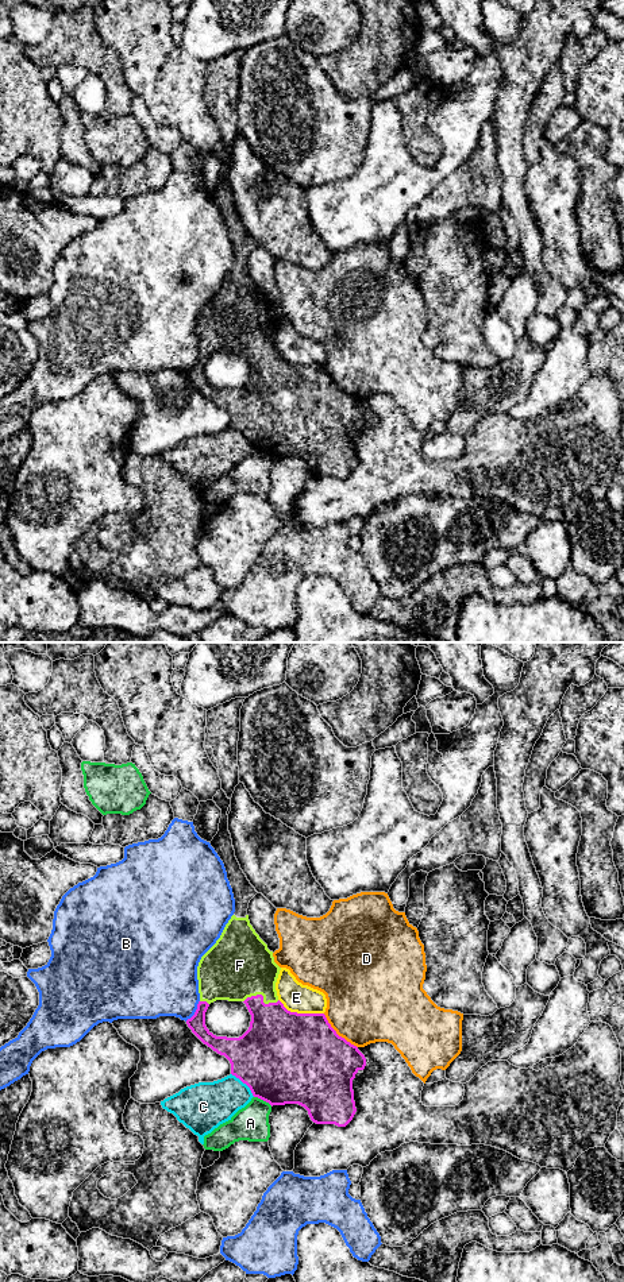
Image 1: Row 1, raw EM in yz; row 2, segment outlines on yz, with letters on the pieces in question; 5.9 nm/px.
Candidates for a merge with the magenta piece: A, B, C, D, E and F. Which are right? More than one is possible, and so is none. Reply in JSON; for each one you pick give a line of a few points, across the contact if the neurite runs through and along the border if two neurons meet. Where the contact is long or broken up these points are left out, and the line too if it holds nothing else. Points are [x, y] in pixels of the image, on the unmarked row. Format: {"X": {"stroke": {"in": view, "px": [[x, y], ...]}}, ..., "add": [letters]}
{"add": ["F"]}

